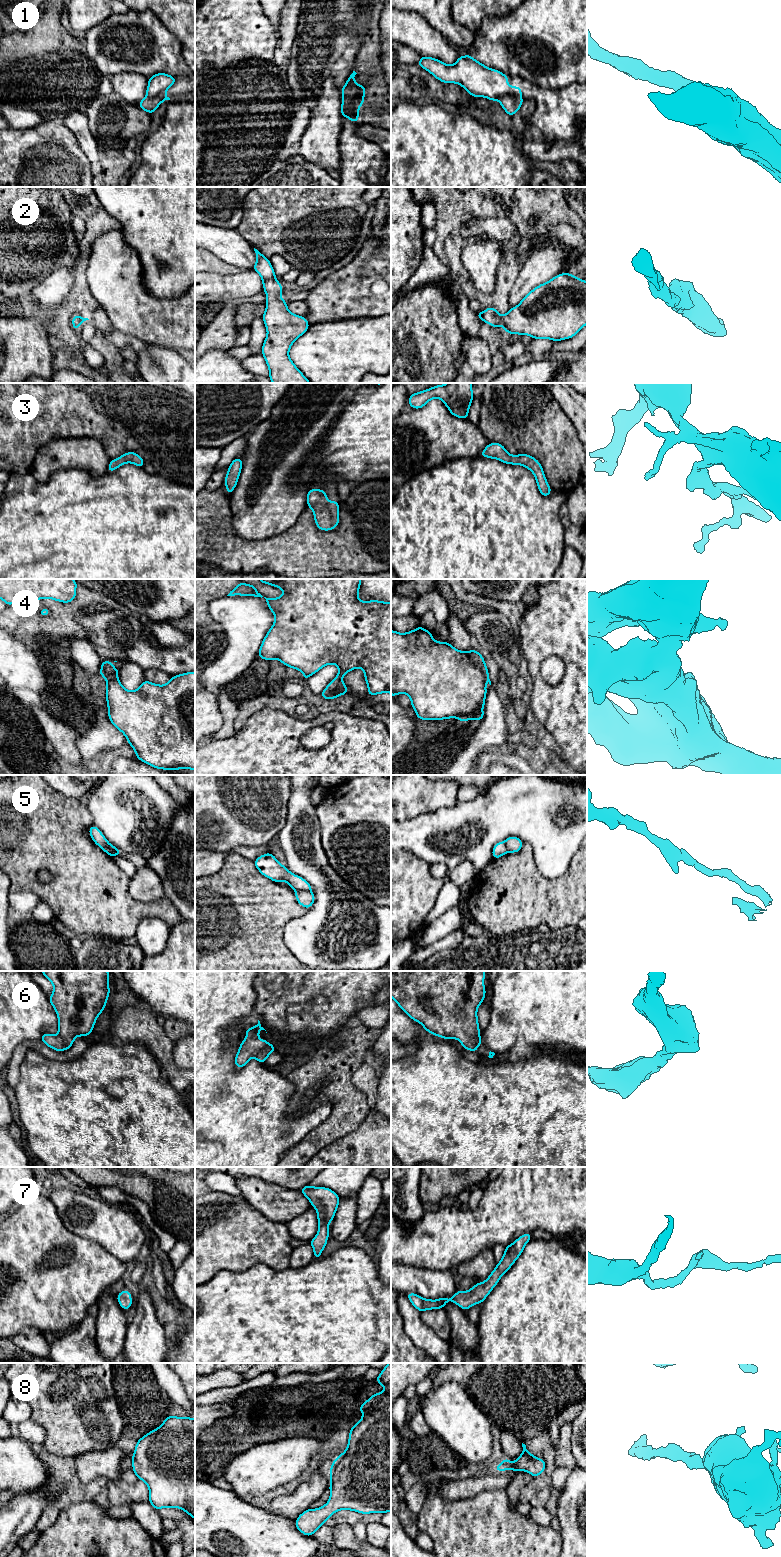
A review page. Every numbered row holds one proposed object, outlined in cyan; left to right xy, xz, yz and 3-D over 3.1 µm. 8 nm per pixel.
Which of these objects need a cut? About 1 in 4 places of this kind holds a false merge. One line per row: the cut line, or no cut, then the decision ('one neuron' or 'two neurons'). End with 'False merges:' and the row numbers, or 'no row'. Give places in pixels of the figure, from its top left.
1: cut in yz along (520, 95), (505, 95), (497, 99); two neurons
2: no cut; one neuron
3: no cut; one neuron
4: cut in yz along (467, 652), (470, 660), (481, 671), (485, 685); two neurons
5: cut in xz along (295, 889), (309, 891); two neurons
6: no cut; one neuron
7: no cut; one neuron
8: no cut; one neuron
False merges: 1, 4, 5

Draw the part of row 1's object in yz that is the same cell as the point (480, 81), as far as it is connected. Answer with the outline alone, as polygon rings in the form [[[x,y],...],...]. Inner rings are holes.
[[[469,54],[460,56],[454,65],[447,65],[432,57],[420,57],[418,64],[443,83],[462,86],[471,96],[485,97],[491,101],[505,95],[521,96],[521,87],[509,86],[508,76],[487,68]]]

